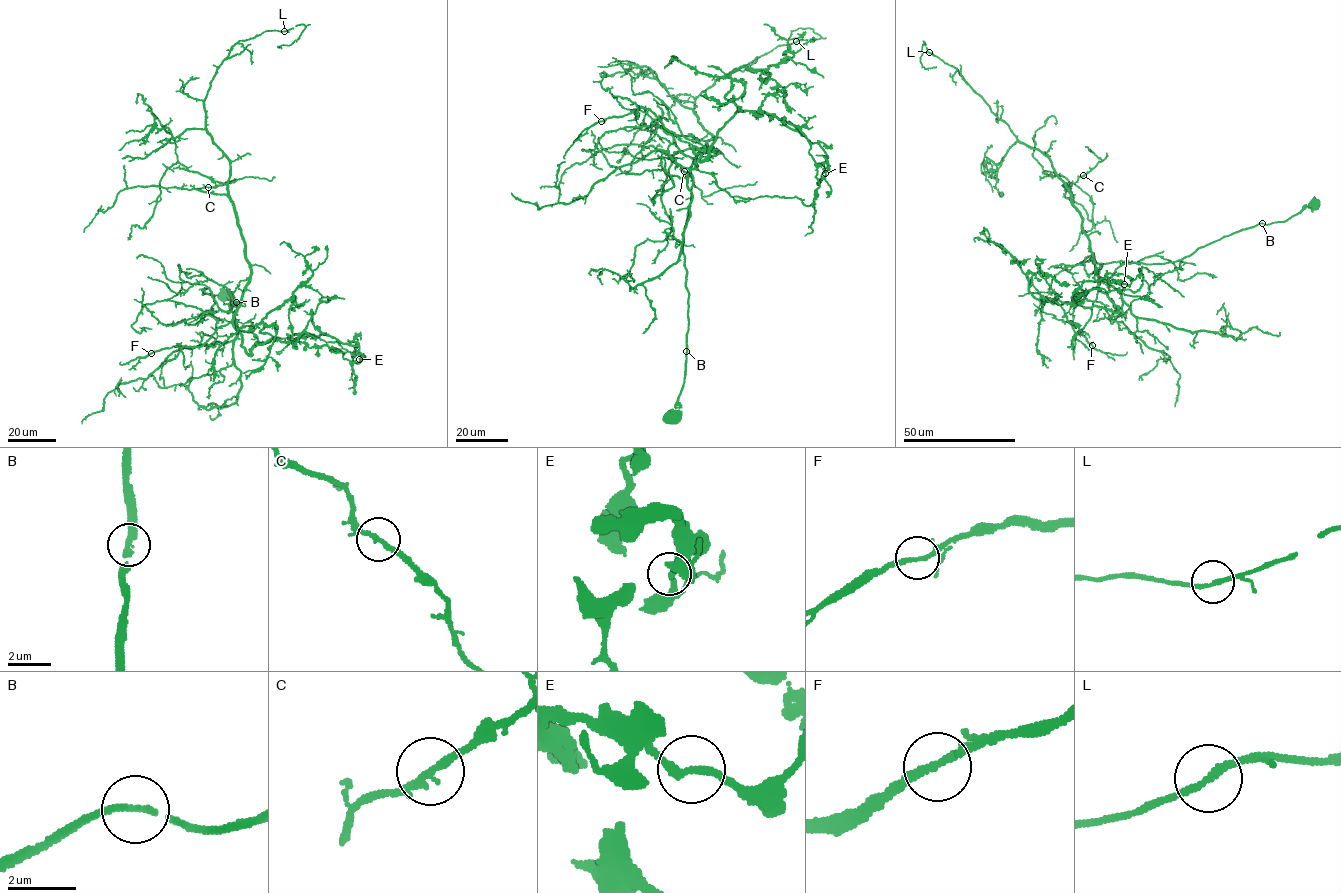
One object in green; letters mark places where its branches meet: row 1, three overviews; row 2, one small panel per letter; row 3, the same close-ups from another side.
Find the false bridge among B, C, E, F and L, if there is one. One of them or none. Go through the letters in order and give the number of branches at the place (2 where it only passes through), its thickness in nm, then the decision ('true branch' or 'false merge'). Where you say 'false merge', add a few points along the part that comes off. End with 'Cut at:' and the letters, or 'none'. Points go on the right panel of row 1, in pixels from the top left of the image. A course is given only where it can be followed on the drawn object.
B: 2 branches meet; 200 nm thick; true branch
C: 2 branches meet; 200 nm thick; true branch
E: 2 branches meet; 220 nm thick; true branch
F: 2 branches meet; 200 nm thick; true branch
L: 2 branches meet; 200 nm thick; true branch
Cut at: none

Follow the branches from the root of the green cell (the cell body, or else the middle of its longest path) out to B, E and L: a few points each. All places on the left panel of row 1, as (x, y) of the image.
B: (224, 293), (236, 307), (236, 302)
E: (224, 293), (236, 302), (227, 313), (231, 300), (249, 355), (256, 343), (323, 334), (357, 345), (359, 359)
L: (224, 293), (234, 311), (250, 267), (229, 159), (206, 128), (203, 101), (236, 43), (284, 31)

